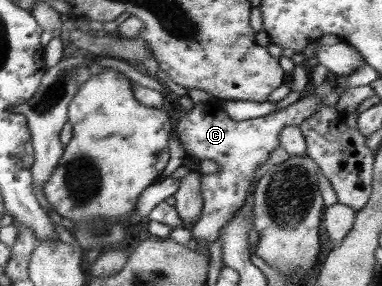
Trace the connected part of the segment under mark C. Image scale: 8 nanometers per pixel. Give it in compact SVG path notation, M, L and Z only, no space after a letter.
M339 91L330 92L324 97L304 94L291 106L267 116L250 120L232 120L222 110L217 101L194 104L192 110L186 112L180 106L179 116L173 116L177 122L178 139L184 147L186 156L198 160L213 160L220 170L216 174L200 174L195 181L201 185L203 207L199 219L190 229L193 242L210 244L220 237L220 232L235 217L249 197L249 190L258 168L268 161L270 150L280 145L279 135L286 126L299 127L305 119L312 116L322 105L338 103Z

